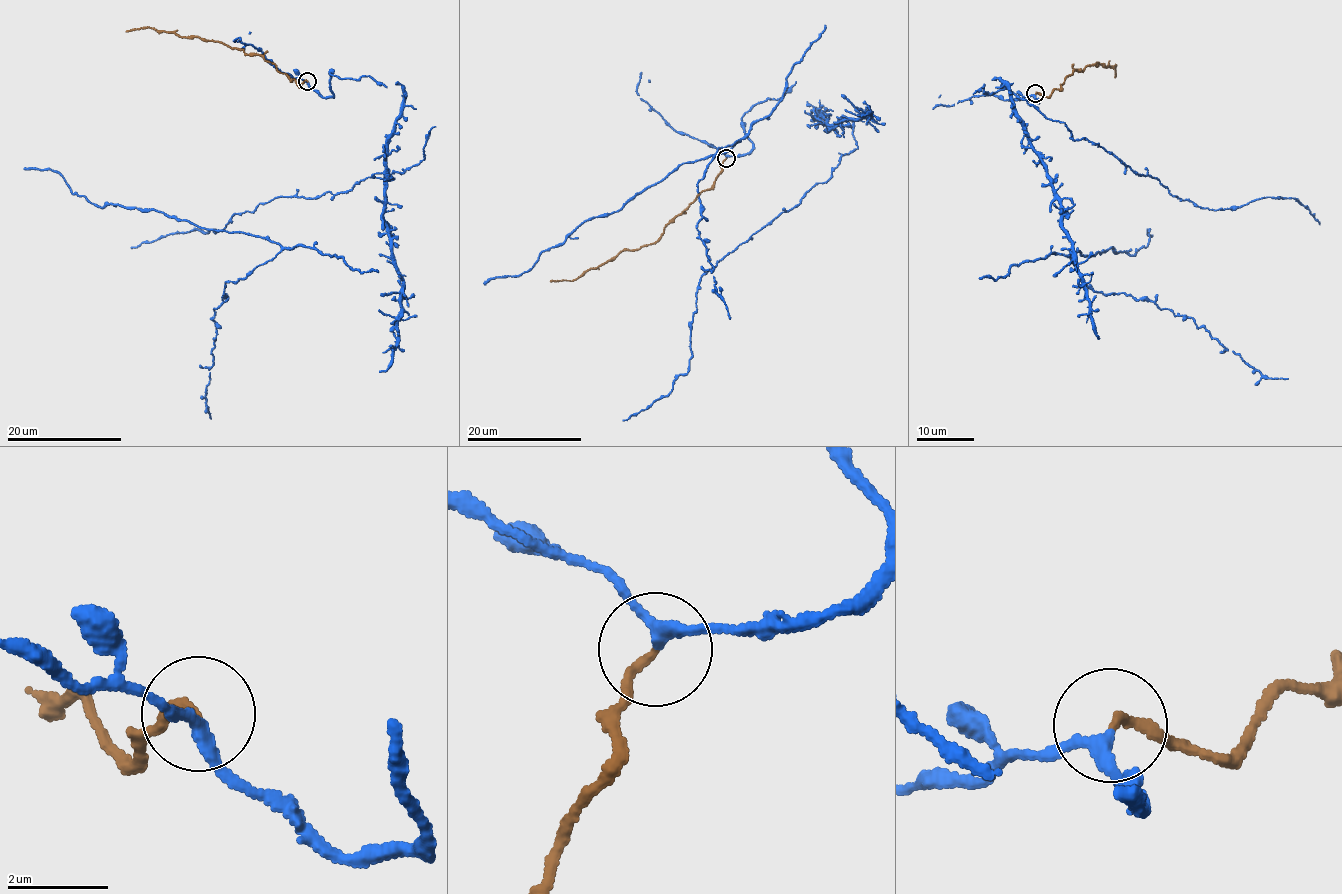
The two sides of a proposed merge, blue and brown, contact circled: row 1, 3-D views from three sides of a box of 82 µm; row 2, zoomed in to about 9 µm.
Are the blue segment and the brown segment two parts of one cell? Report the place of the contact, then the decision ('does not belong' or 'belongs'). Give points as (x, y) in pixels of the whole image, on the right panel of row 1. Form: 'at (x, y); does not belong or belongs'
at (1035, 93); belongs

